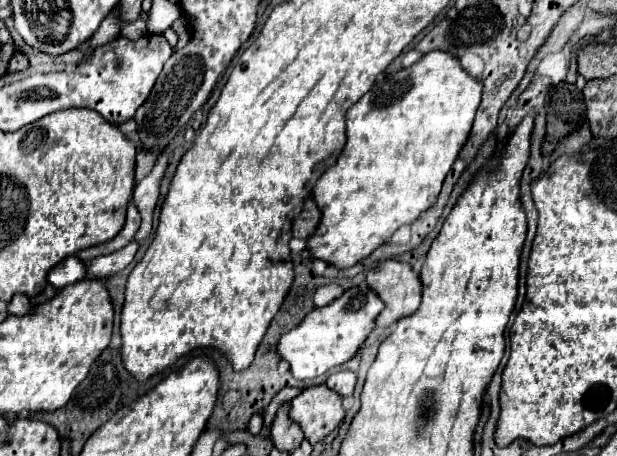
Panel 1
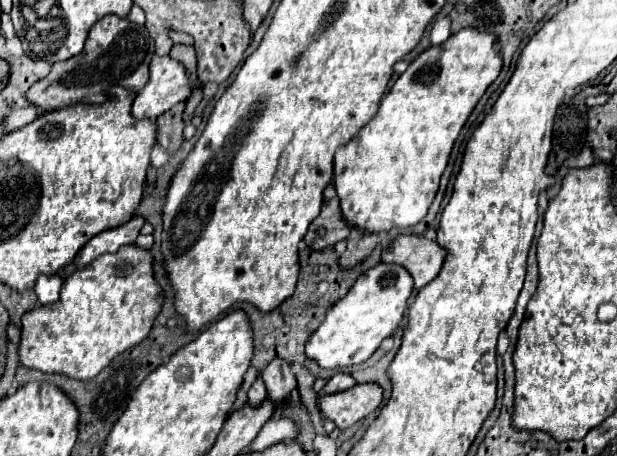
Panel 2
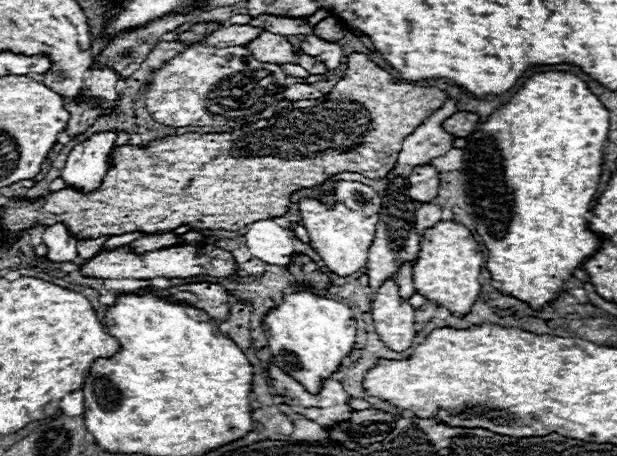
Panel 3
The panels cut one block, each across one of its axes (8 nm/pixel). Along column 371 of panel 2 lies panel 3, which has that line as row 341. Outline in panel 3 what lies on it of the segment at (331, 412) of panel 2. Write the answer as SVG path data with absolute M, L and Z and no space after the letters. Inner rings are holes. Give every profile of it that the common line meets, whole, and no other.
M386 280L376 300L372 302L372 316L380 340L394 352L404 352L412 346L416 336L414 330L414 308L400 298L394 280Z

